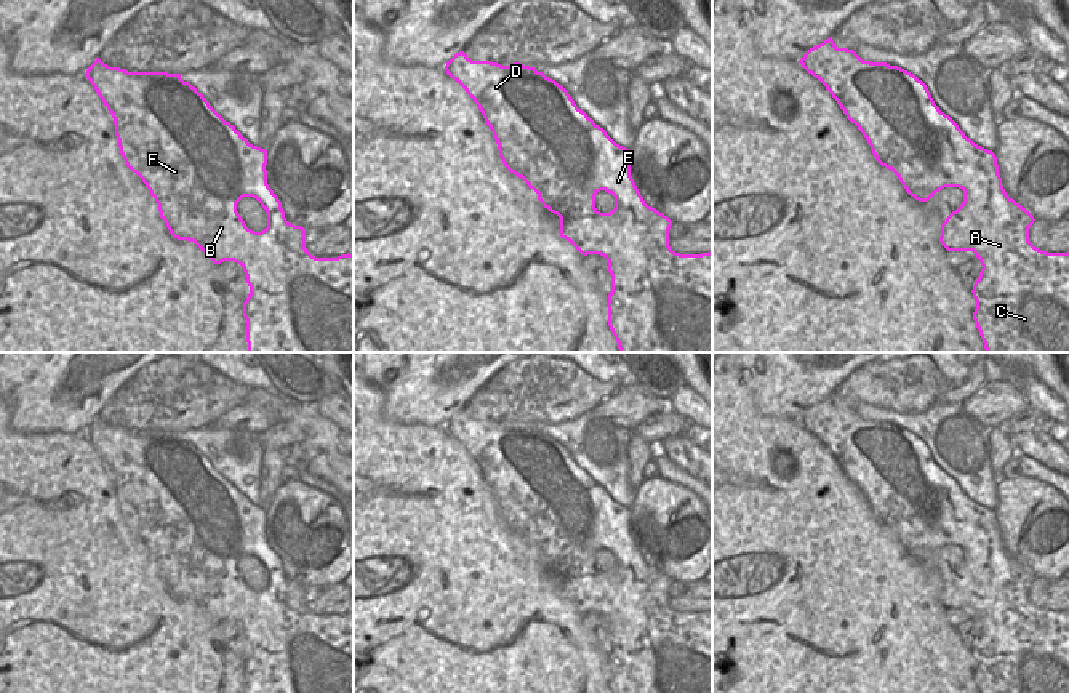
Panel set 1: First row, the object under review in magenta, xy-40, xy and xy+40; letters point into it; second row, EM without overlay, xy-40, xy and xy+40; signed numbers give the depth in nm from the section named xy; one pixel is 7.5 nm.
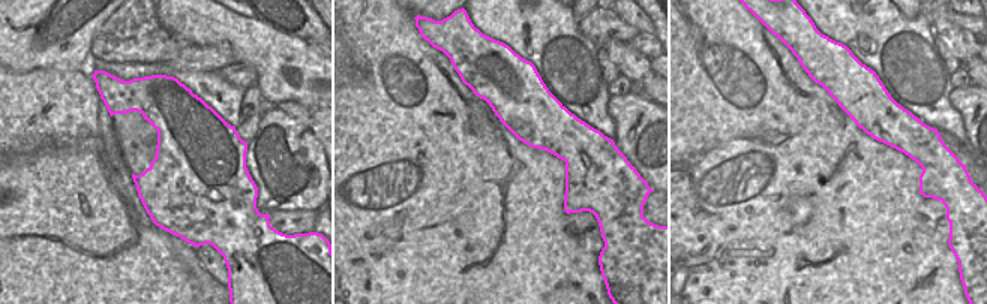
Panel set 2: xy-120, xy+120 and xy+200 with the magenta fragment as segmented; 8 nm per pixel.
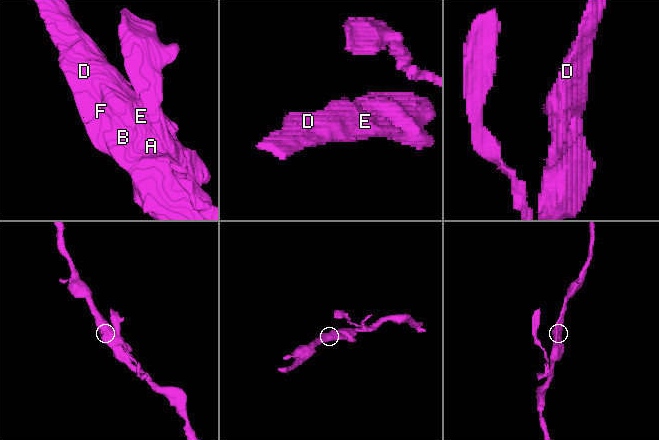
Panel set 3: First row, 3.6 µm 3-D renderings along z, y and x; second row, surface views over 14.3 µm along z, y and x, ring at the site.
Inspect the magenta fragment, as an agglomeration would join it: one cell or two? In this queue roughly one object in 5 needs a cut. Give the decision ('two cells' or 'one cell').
one cell

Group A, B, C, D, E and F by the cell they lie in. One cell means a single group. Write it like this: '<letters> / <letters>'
A B C D E F

